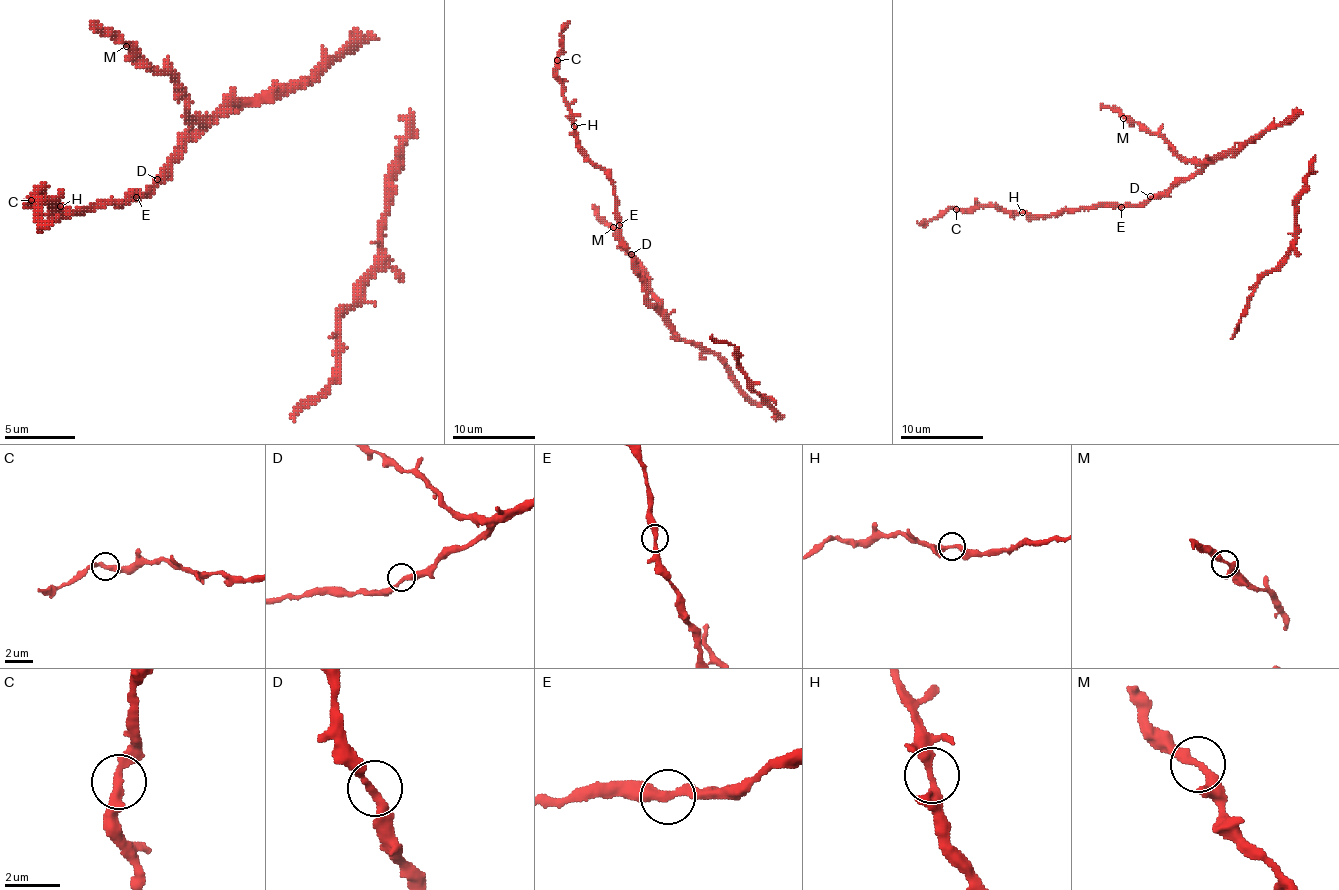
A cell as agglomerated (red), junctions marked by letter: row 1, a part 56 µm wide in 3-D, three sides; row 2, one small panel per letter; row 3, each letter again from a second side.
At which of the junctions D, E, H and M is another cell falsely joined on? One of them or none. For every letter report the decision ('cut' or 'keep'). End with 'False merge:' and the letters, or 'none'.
D: keep
E: keep
H: keep
M: keep
False merge: none

